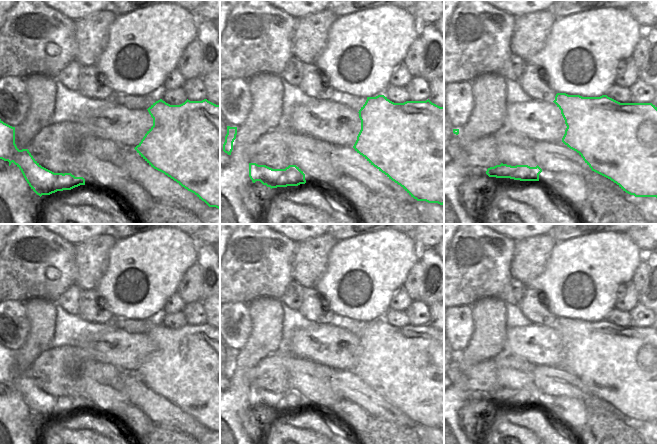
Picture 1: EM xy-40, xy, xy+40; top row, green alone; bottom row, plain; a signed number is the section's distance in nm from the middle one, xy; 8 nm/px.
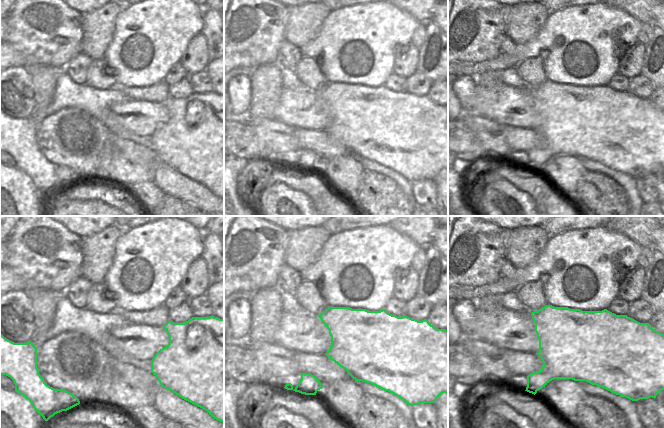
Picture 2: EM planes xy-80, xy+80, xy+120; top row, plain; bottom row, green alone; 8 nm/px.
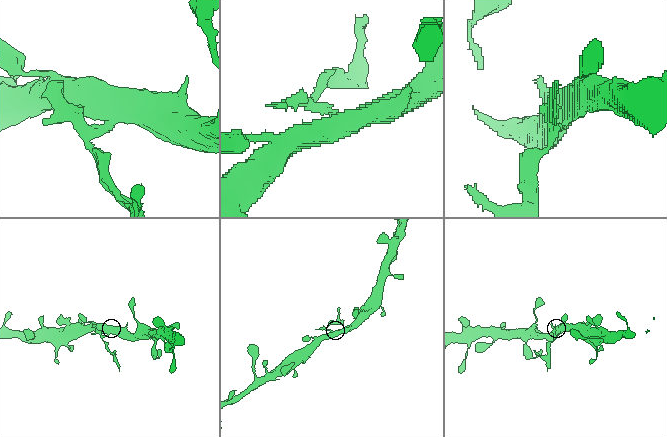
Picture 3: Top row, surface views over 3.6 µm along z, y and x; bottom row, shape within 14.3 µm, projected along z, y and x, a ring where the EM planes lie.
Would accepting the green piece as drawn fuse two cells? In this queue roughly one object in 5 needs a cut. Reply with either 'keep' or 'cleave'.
cleave

